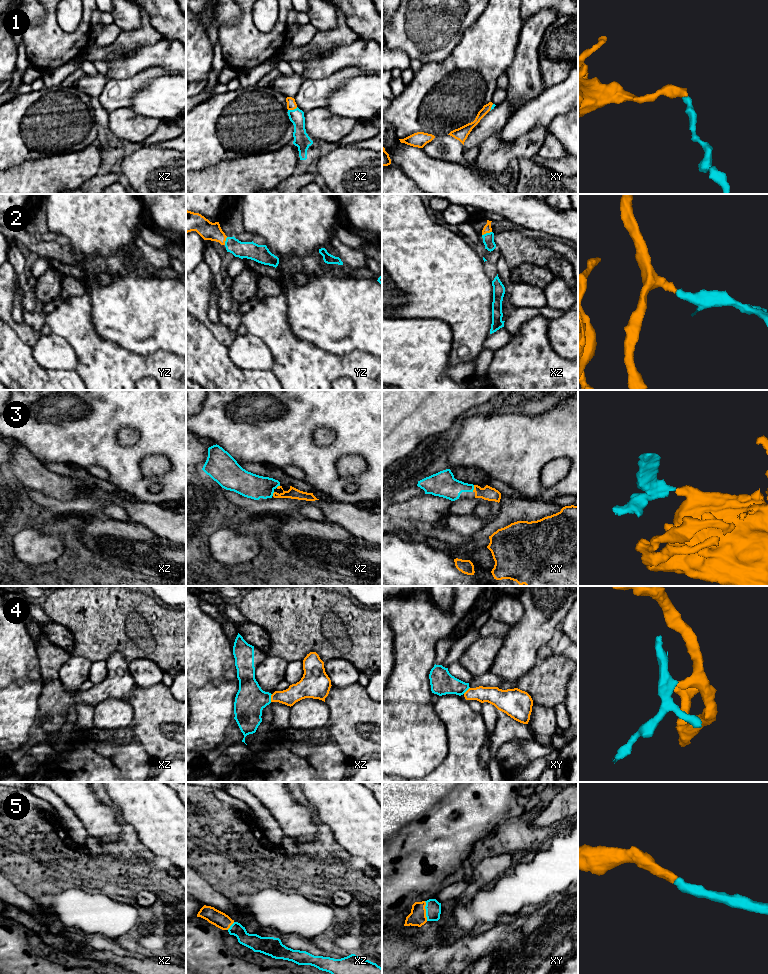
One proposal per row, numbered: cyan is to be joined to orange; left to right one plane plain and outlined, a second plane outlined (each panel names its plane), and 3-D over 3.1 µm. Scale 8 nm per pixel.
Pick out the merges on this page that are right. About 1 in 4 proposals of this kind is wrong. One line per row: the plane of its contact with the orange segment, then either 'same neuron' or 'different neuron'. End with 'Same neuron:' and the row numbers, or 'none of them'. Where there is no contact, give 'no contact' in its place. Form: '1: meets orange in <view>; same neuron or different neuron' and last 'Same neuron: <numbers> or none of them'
1: meets orange in xz; same neuron
2: meets orange in xz; same neuron
3: meets orange in xy; same neuron
4: meets orange in xz; different neuron
5: meets orange in xy; same neuron
Same neuron: 1, 2, 3, 5

